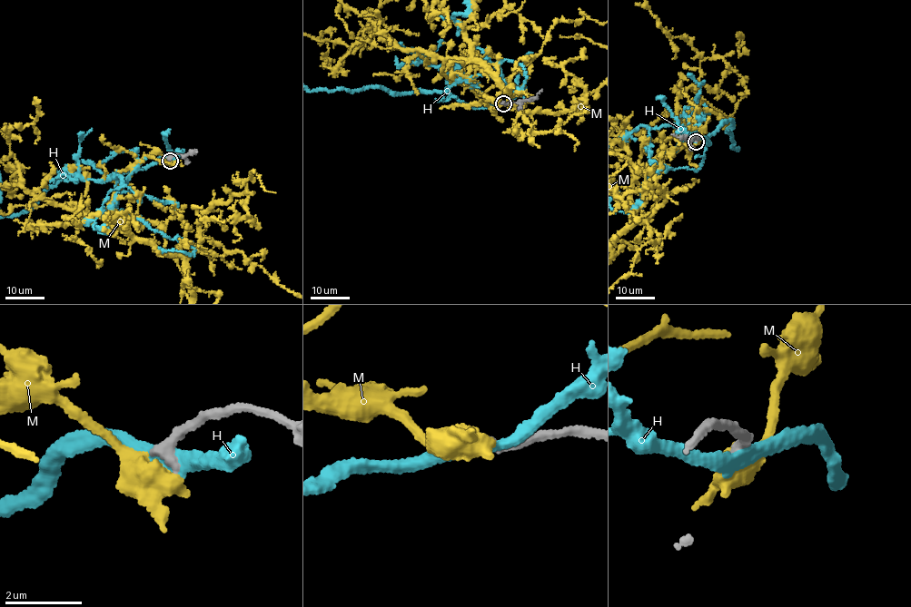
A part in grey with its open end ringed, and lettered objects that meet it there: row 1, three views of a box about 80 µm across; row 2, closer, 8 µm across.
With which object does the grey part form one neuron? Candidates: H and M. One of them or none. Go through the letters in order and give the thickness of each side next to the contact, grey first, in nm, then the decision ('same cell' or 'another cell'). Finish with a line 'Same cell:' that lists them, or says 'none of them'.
H: 320/320 nm | another cell
M: 320/500 nm | same cell
Same cell: M

